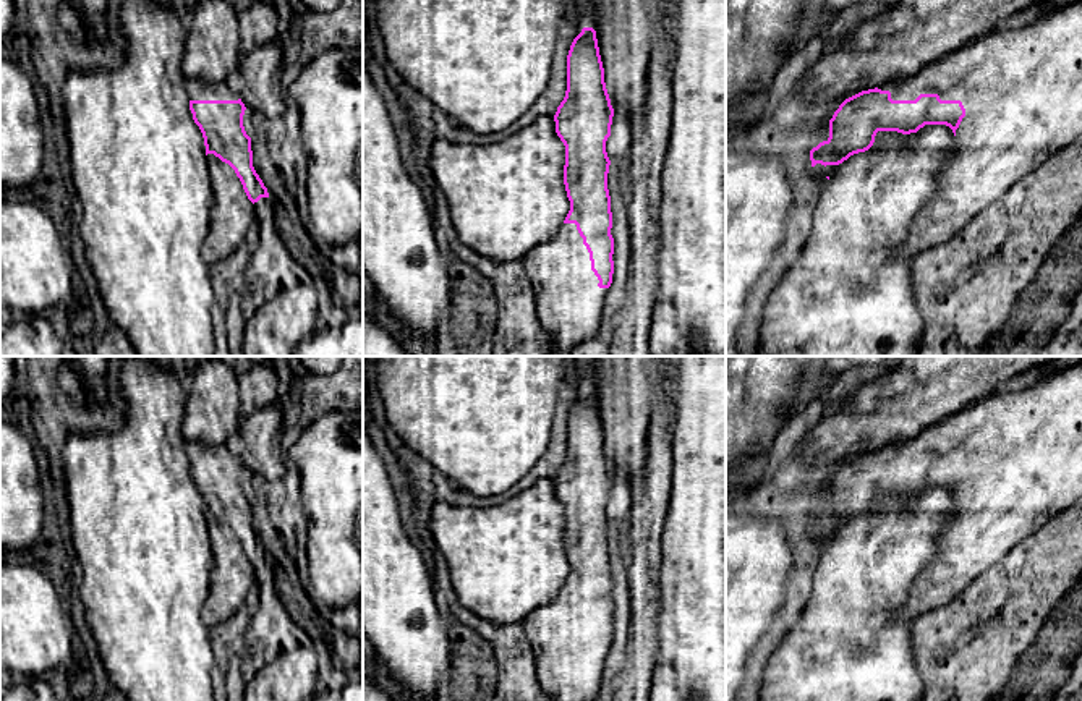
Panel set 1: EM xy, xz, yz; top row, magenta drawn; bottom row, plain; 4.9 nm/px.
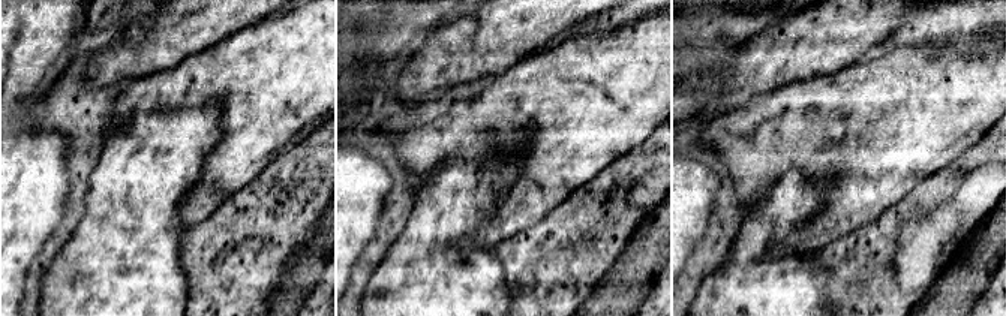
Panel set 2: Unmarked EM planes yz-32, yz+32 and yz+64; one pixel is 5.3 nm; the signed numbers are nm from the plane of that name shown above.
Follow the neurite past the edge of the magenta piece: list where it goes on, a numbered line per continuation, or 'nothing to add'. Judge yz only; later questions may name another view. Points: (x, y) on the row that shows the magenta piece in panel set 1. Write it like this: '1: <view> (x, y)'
1: yz (1021, 88)

